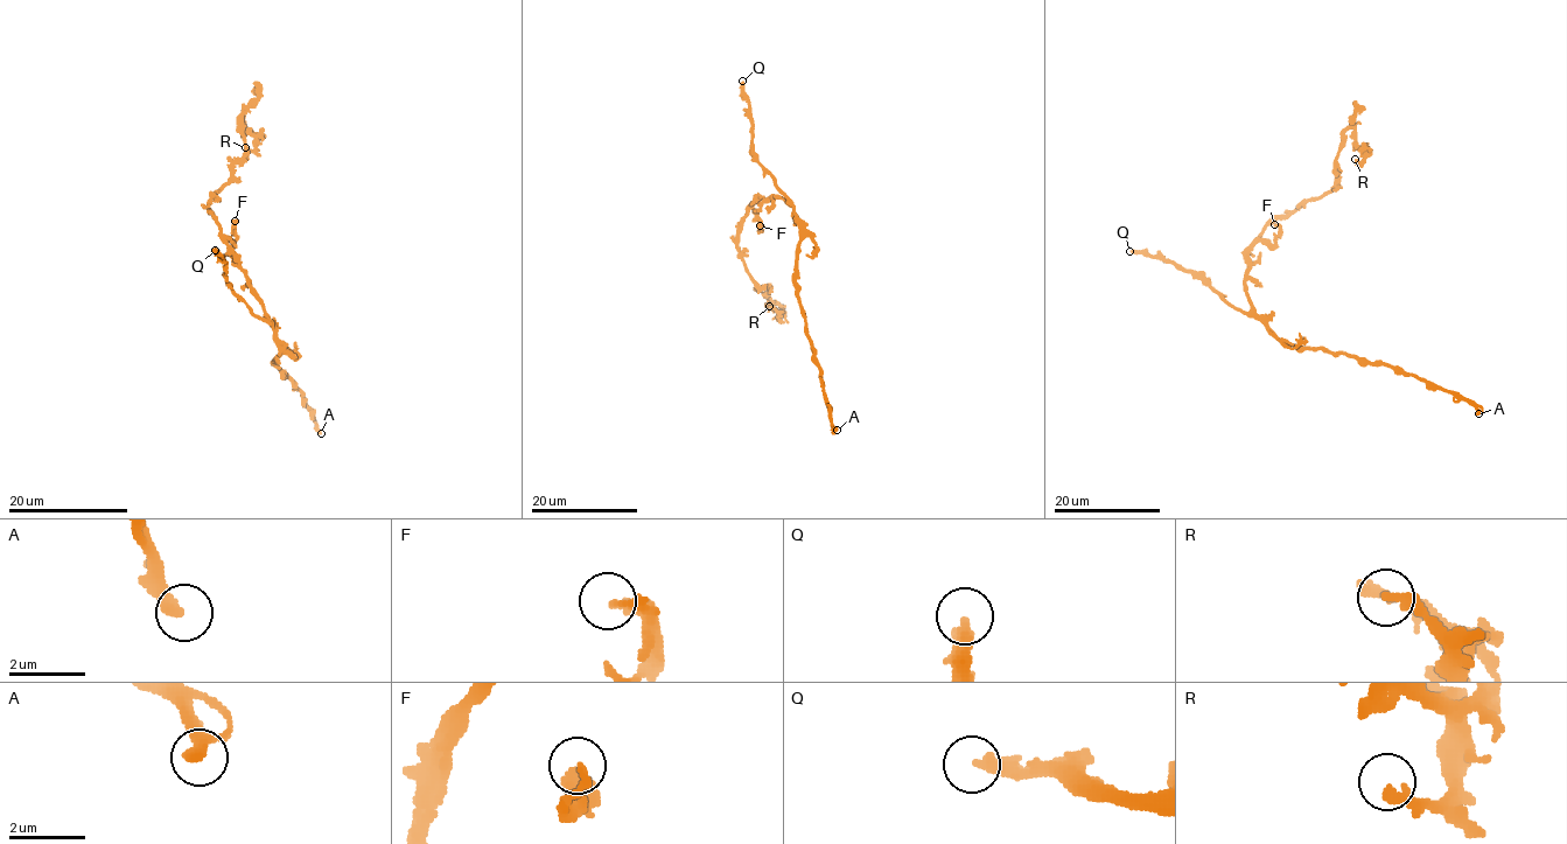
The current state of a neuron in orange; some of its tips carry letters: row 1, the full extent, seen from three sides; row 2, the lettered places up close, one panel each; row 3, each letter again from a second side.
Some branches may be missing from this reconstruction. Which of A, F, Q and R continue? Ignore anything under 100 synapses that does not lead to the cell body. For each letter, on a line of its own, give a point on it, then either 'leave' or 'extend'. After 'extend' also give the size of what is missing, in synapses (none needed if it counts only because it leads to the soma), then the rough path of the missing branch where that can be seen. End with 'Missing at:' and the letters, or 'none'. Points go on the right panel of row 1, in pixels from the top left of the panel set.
A: (1478, 413) | leave
F: (1274, 224) | leave
Q: (1130, 251) | extend | 120 syn
R: (1355, 159) | leave
Missing at: Q

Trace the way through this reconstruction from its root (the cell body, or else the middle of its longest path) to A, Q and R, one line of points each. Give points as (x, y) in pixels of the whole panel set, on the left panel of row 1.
A: (256, 298), (272, 322), (273, 337), (279, 343), (274, 364), (300, 390), (321, 433)
Q: (256, 298), (264, 311), (264, 319), (256, 316), (231, 290), (224, 259), (215, 250)
R: (256, 298), (239, 255), (209, 207), (245, 152), (243, 112), (256, 139), (252, 150), (245, 147)

